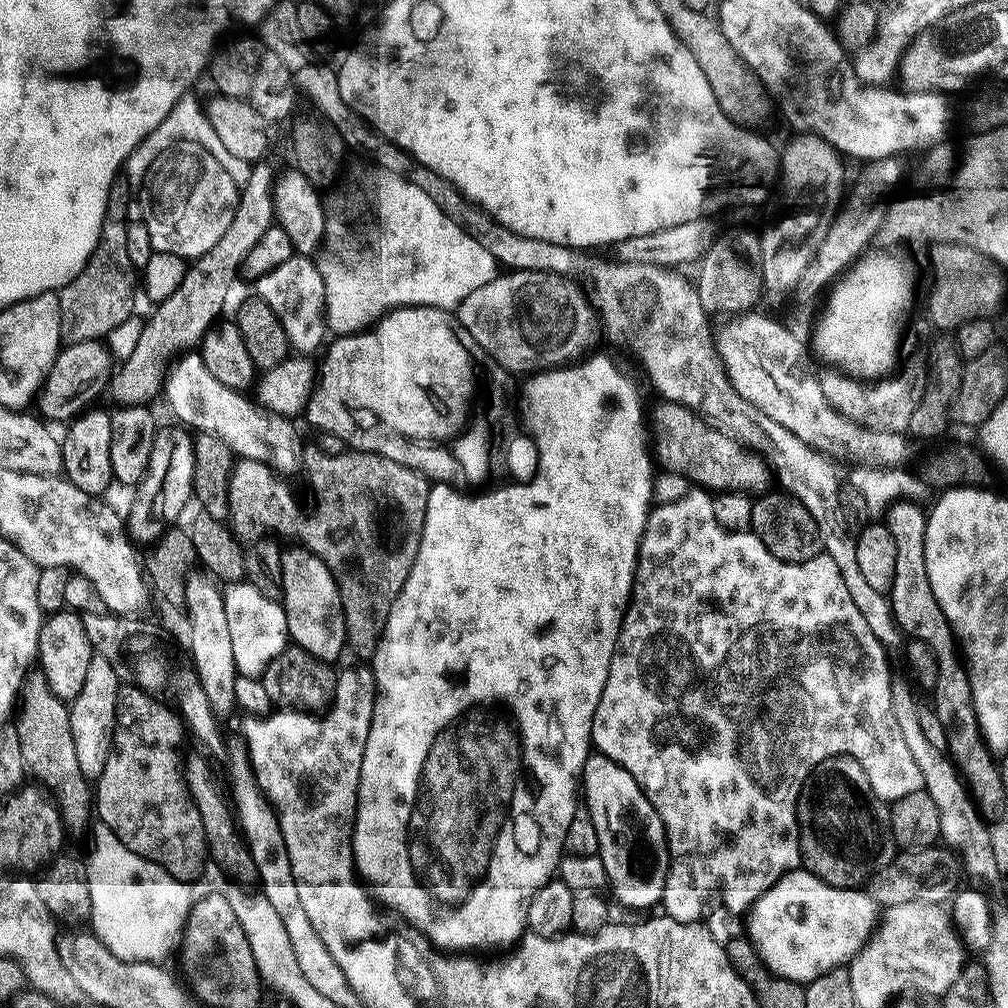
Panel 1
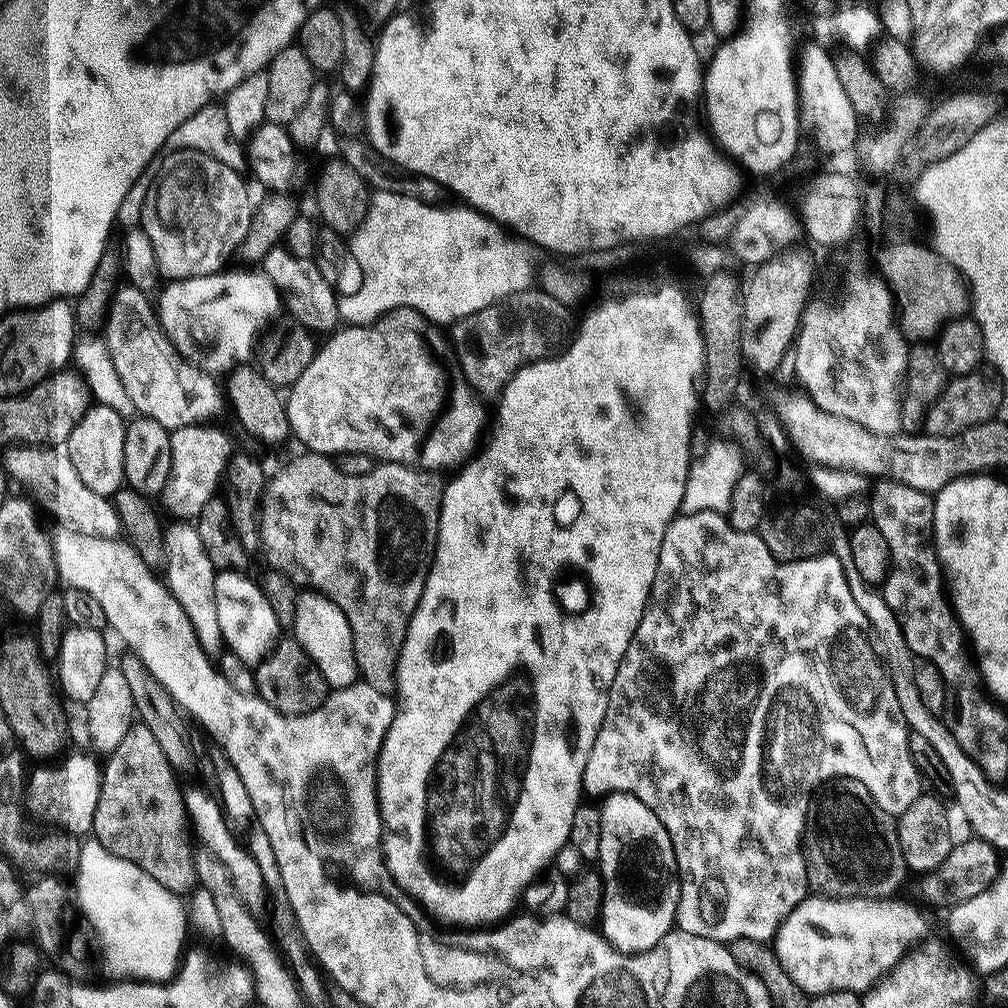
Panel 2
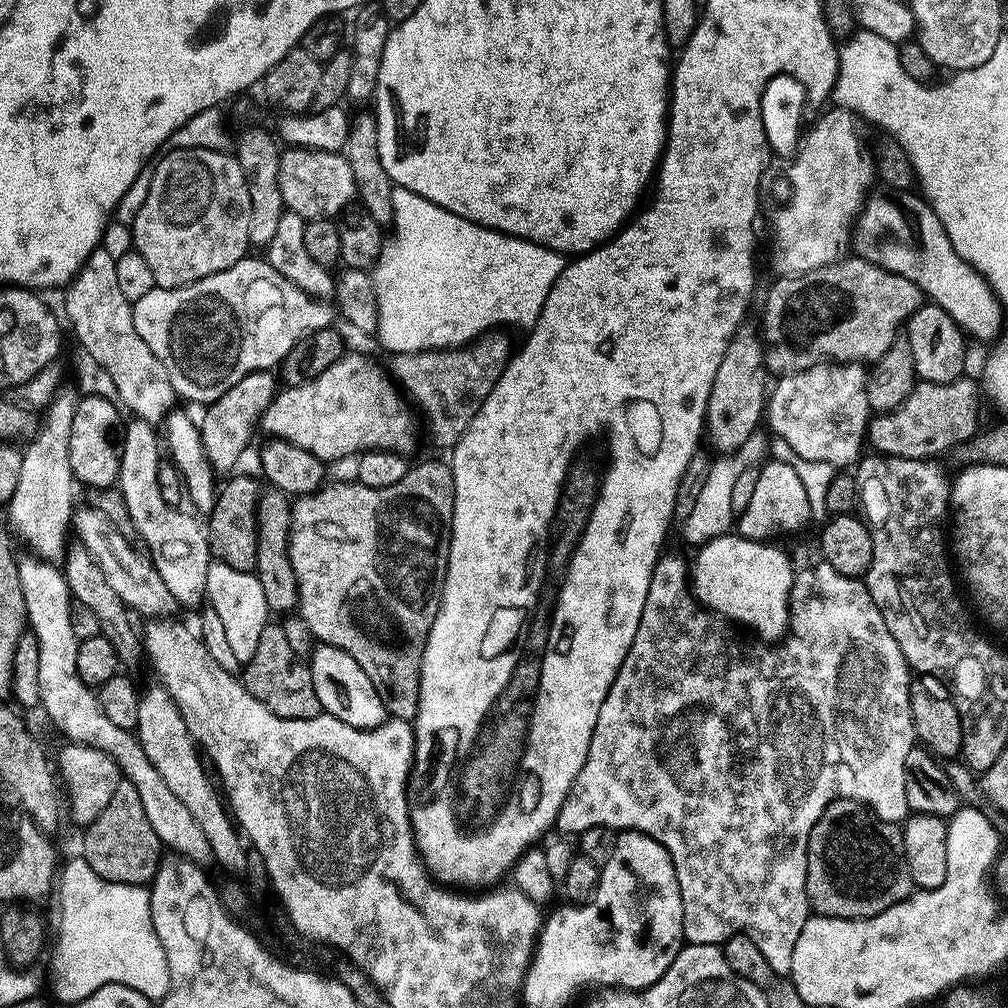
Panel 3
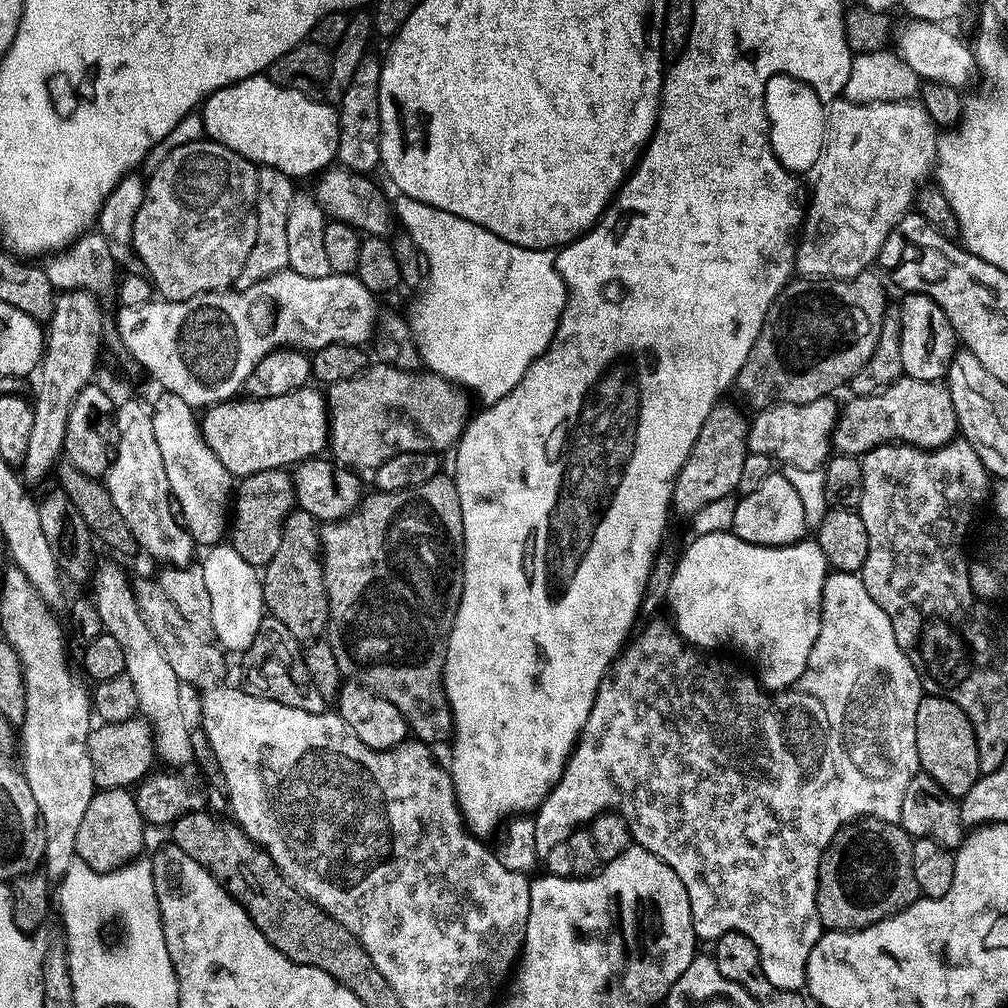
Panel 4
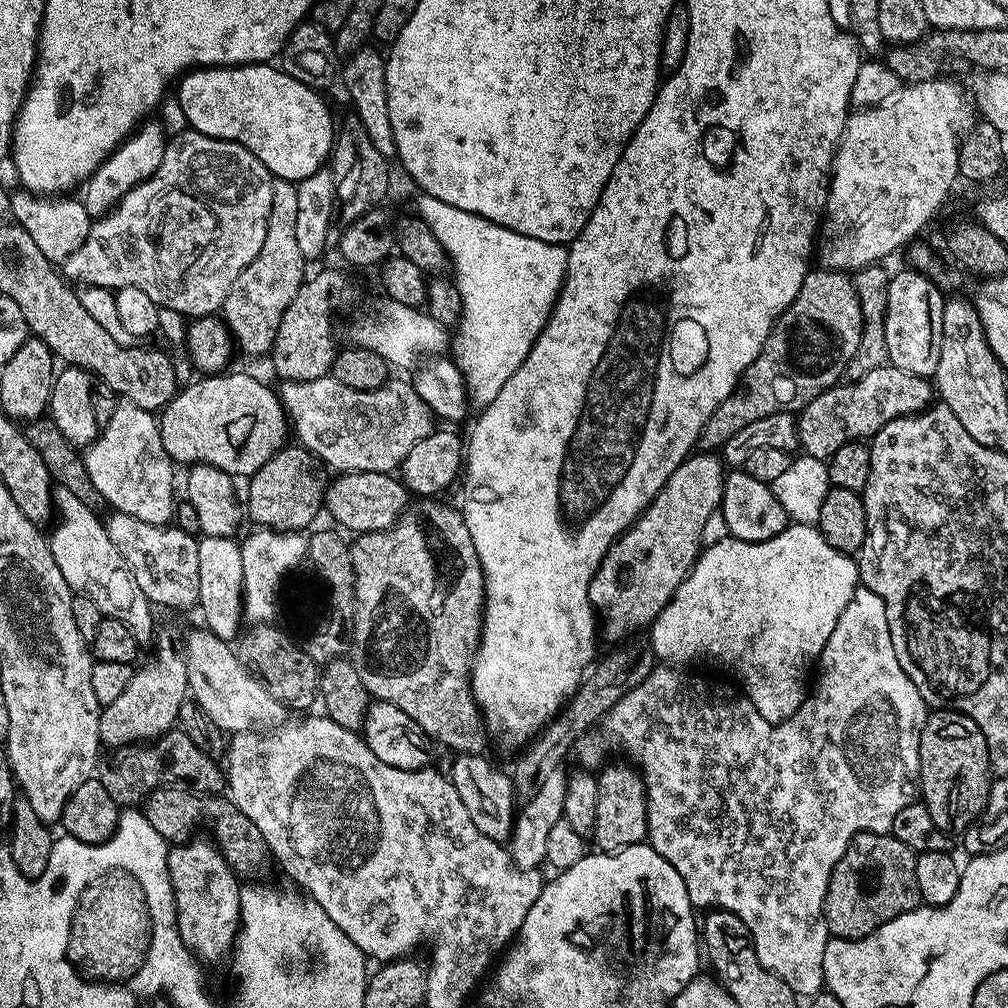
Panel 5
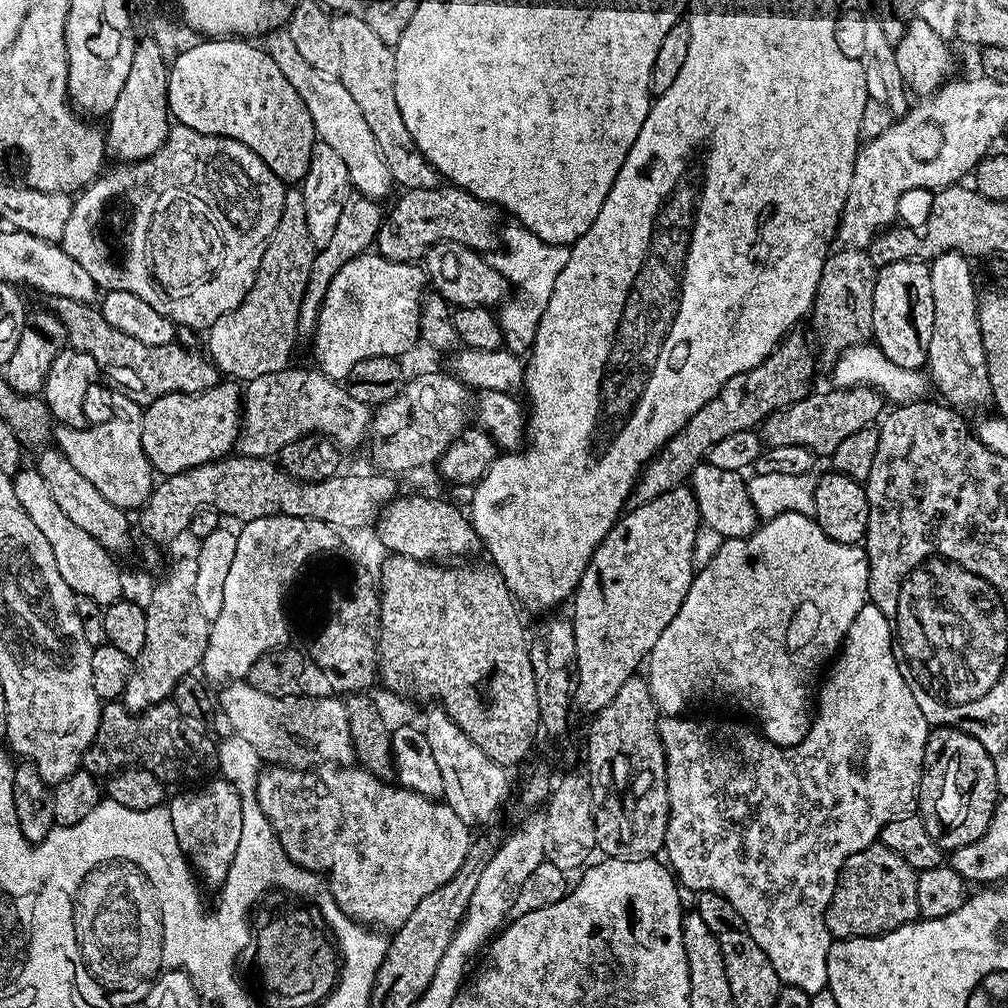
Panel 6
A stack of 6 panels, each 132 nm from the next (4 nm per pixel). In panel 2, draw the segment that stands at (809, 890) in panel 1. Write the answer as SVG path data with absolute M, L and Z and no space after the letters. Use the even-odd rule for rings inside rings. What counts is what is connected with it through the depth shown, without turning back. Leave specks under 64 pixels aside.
M809 894L781 922L774 942L776 956L786 974L809 997L827 992L867 993L904 960L909 949L916 946L911 944L928 932L923 914L900 899L830 900Z

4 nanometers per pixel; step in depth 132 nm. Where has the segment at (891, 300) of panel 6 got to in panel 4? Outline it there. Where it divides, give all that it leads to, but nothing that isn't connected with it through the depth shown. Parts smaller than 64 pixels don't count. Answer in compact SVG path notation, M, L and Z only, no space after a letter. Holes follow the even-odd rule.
M908 294L903 297L904 305L898 308L900 314L900 345L904 375L919 380L943 381L948 374L950 362L958 351L956 332L950 326L950 318L929 296Z

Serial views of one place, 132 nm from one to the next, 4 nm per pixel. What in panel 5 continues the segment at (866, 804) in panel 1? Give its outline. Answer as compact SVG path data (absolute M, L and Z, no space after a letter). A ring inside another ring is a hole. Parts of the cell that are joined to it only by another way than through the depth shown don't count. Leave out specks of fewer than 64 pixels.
M857 832L856 837L850 842L850 846L846 850L846 854L842 854L842 858L834 866L834 870L830 874L830 882L826 890L826 898L824 899L824 914L822 919L828 923L828 931L833 937L842 940L860 940L863 936L869 936L874 930L878 930L878 926L882 926L886 922L890 922L894 918L898 918L902 914L906 914L910 910L921 907L922 901L918 894L918 878L914 878L914 866L916 865L917 853L910 850L910 846L902 846L902 842L898 842L898 838L894 838L890 834L882 832Z

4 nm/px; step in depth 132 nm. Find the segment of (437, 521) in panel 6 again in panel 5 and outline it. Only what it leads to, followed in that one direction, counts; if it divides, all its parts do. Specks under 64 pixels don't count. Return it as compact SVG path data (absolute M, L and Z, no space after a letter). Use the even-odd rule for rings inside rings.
M350 472L337 475L329 483L326 493L326 507L335 523L341 529L349 528L352 534L385 532L395 526L409 504L410 493L405 488L403 479L387 472Z

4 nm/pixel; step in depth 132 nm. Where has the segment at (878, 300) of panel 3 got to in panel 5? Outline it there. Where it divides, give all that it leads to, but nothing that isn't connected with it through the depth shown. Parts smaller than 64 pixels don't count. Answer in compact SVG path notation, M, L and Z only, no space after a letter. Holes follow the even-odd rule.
M812 270L809 271L808 277L800 281L800 289L798 294L792 297L792 301L788 303L784 311L776 317L775 324L768 330L766 342L760 346L758 358L752 360L752 365L744 370L744 373L738 377L736 388L729 394L727 398L720 401L720 405L712 410L710 418L704 423L704 428L698 433L698 444L703 451L715 453L717 450L723 449L726 442L730 442L730 438L734 438L734 434L738 434L738 430L746 430L746 426L750 426L750 422L758 422L758 418L766 418L775 412L799 413L801 408L814 398L818 398L818 394L822 394L833 384L837 383L843 377L844 367L850 362L850 358L854 358L854 350L858 350L858 342L862 342L862 330L864 329L864 319L862 318L862 306L860 299L856 293L856 285L851 275L837 272L835 270Z

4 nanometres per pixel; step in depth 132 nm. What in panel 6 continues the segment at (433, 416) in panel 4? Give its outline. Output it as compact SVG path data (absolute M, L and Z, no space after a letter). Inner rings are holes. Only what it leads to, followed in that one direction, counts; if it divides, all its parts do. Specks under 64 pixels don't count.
M289 366L247 381L242 392L239 455L272 458L282 450L282 446L294 442L299 436L313 434L327 436L344 450L365 443L372 423L369 405L350 398L347 387L329 380L323 372L311 371Z

